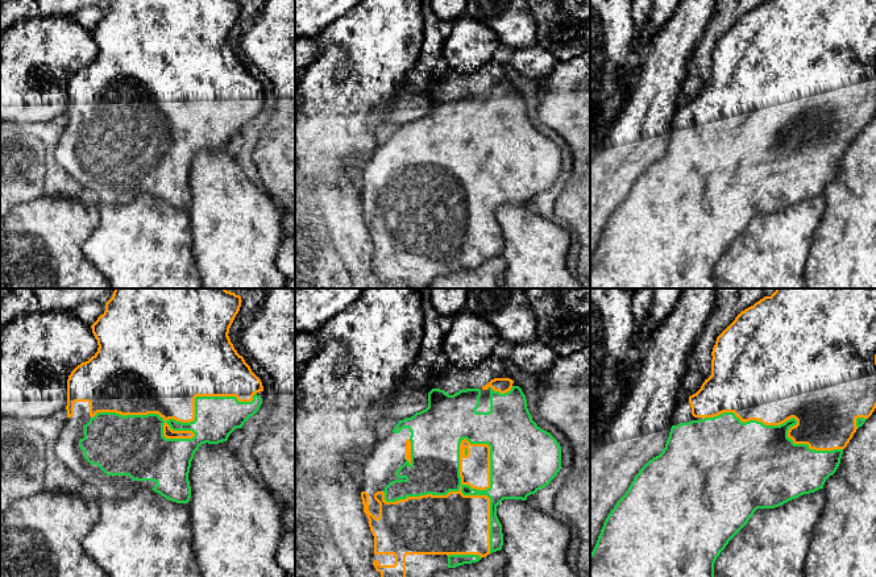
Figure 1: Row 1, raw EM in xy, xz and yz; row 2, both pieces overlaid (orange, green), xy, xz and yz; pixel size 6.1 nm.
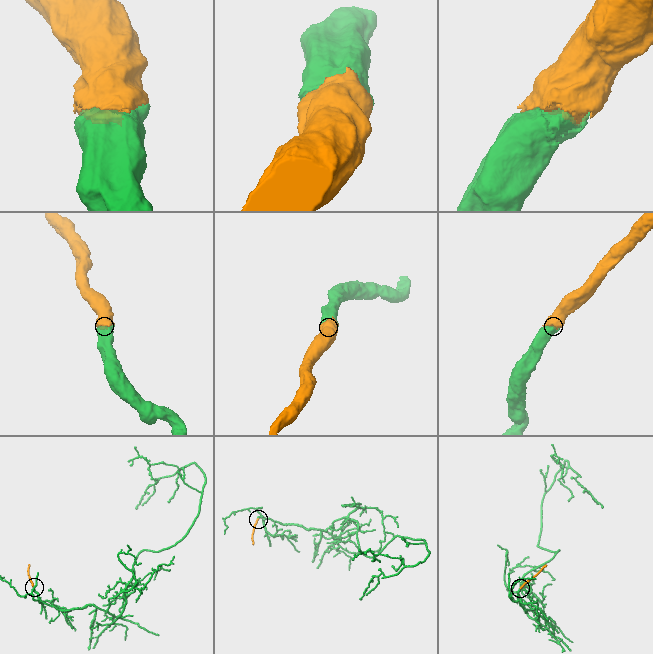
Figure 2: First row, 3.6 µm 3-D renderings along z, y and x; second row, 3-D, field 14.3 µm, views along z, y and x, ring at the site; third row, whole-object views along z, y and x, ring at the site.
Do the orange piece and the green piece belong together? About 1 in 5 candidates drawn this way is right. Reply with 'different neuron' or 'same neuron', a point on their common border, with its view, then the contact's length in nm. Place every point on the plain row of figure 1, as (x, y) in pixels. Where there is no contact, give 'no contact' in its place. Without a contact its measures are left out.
same neuron; contact xz (460, 195); length 750 nm

